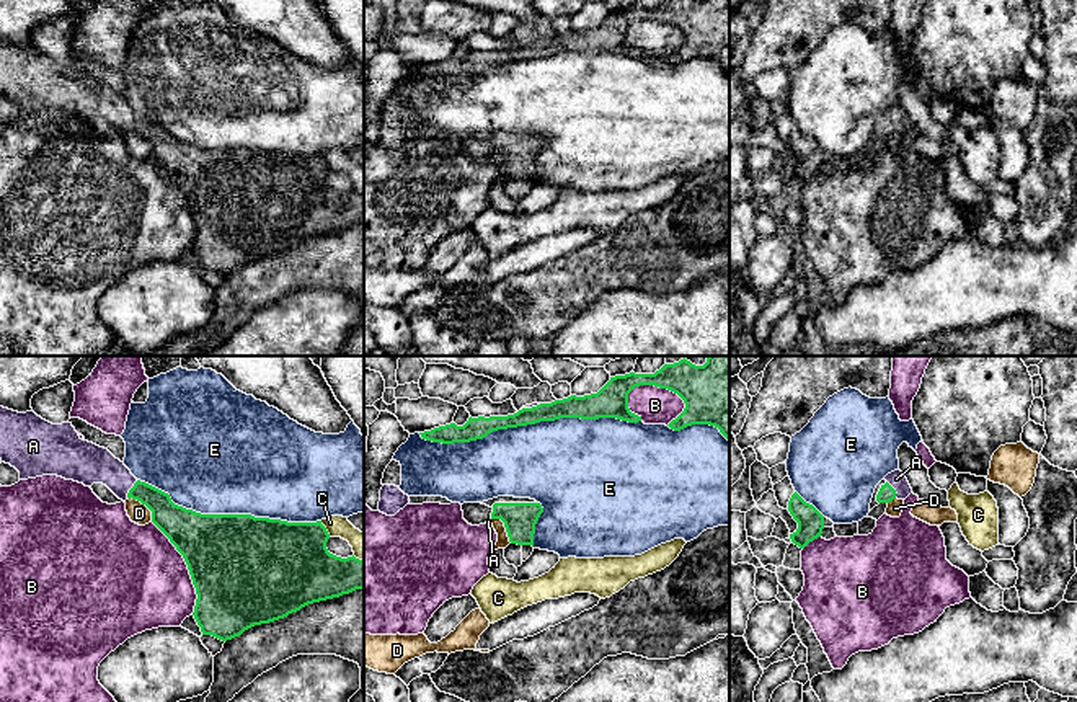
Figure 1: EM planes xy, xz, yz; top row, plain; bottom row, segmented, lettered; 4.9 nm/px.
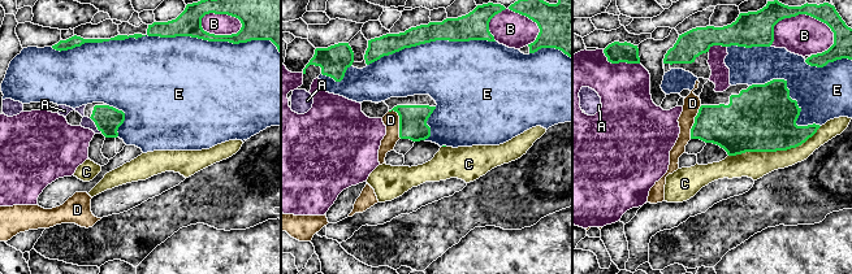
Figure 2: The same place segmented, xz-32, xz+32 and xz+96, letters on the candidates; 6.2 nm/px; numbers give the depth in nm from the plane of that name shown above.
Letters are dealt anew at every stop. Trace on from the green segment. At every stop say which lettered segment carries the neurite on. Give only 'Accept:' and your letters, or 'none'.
Accept: A

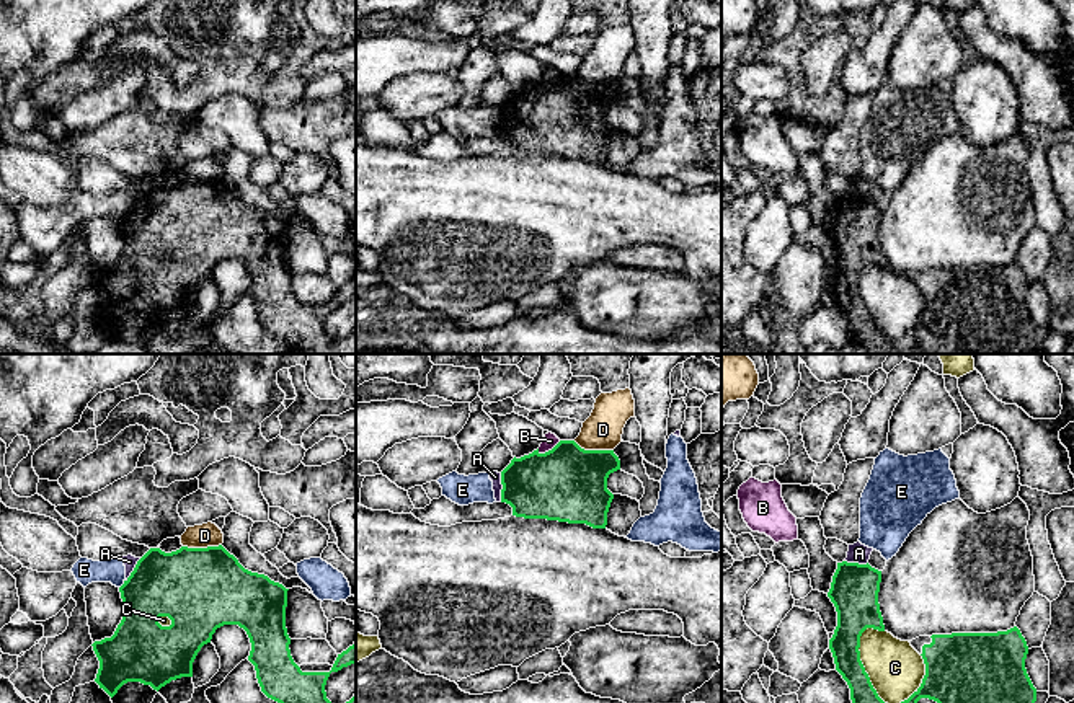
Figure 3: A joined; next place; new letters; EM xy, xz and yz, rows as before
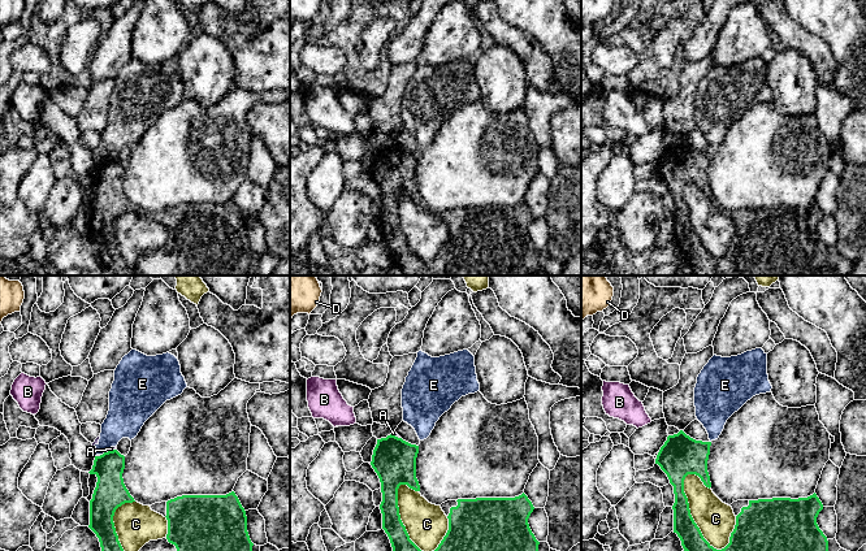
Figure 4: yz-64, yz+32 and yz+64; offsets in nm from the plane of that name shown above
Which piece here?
Accept: none

